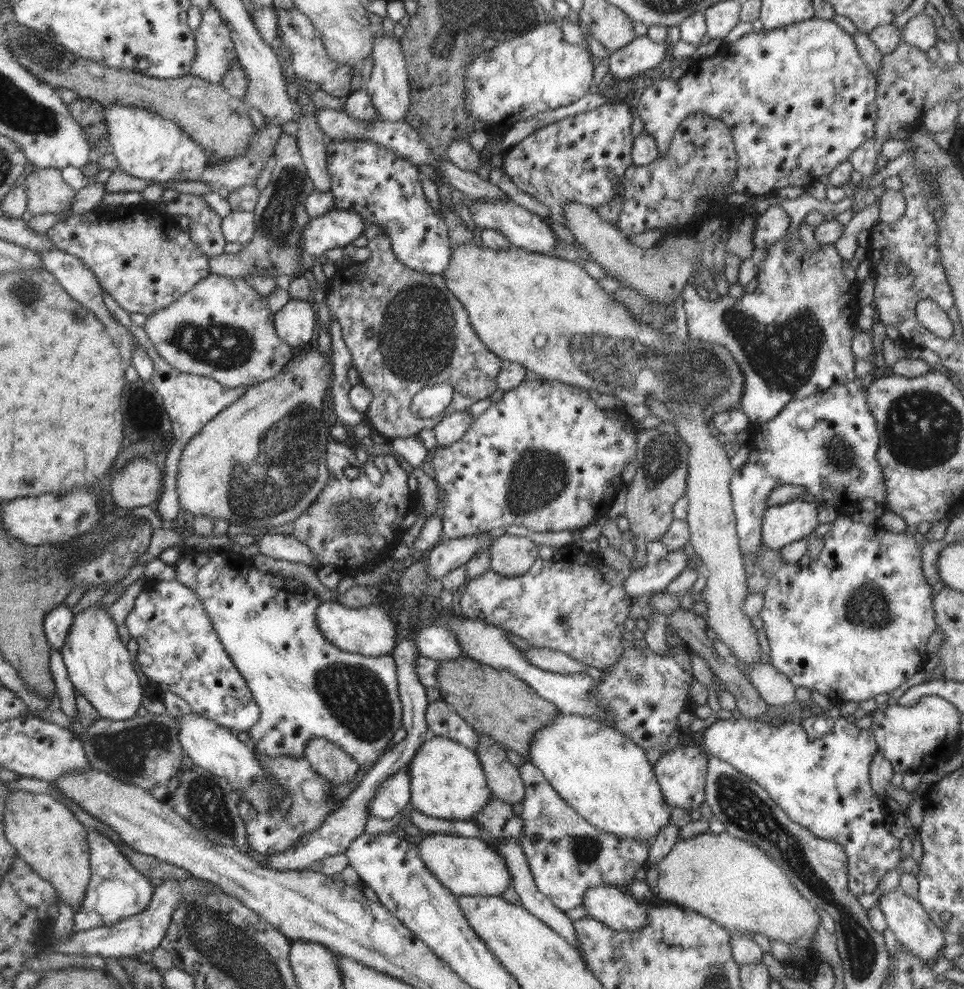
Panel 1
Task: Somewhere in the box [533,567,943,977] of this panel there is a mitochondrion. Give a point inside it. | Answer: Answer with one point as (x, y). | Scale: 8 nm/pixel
(867, 606)

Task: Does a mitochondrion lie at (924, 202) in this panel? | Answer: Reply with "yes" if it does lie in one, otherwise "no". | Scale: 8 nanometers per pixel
yes

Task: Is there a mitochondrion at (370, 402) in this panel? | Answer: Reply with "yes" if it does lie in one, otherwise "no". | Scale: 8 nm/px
no

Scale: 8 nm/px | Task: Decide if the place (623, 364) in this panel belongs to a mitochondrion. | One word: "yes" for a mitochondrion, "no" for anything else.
yes

